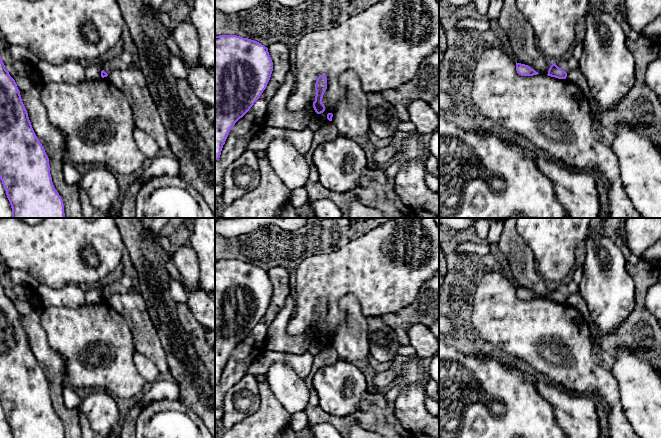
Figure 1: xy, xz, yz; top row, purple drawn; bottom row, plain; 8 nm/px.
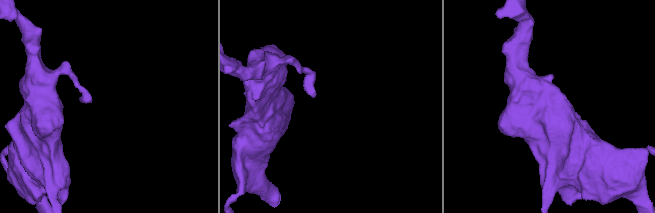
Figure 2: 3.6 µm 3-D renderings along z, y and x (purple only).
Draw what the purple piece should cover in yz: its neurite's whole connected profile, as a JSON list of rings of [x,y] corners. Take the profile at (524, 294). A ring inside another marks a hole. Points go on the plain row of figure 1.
[[[516,286],[516,295],[521,300],[533,300],[539,298],[534,293],[532,293],[530,290],[517,287]]]

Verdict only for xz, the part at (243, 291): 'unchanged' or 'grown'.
unchanged

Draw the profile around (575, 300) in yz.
[[[579,292],[570,294],[567,297],[566,303],[573,307],[587,322],[592,326],[593,329],[596,328],[595,324],[591,321],[590,312],[585,304],[585,301]]]

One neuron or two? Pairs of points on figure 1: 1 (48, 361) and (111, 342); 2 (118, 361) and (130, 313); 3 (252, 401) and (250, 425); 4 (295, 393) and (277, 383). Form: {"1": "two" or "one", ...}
{"1": "two", "2": "two", "3": "two", "4": "one"}

